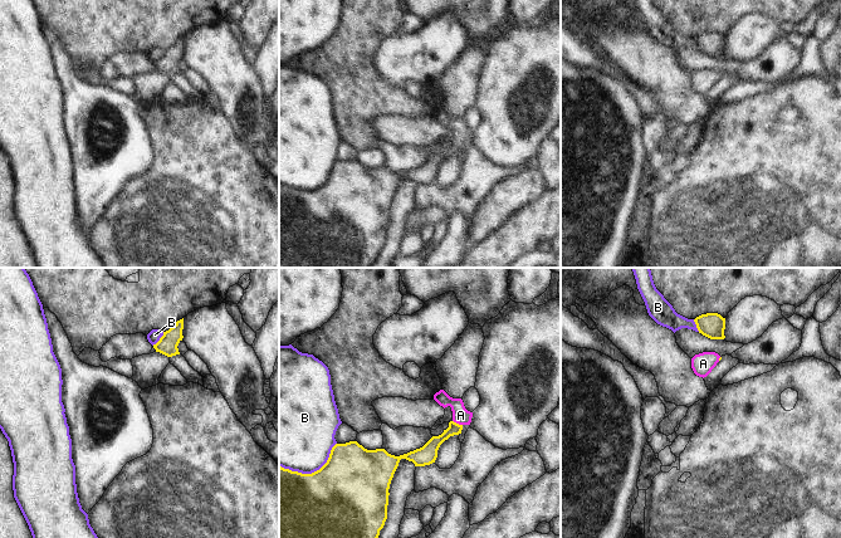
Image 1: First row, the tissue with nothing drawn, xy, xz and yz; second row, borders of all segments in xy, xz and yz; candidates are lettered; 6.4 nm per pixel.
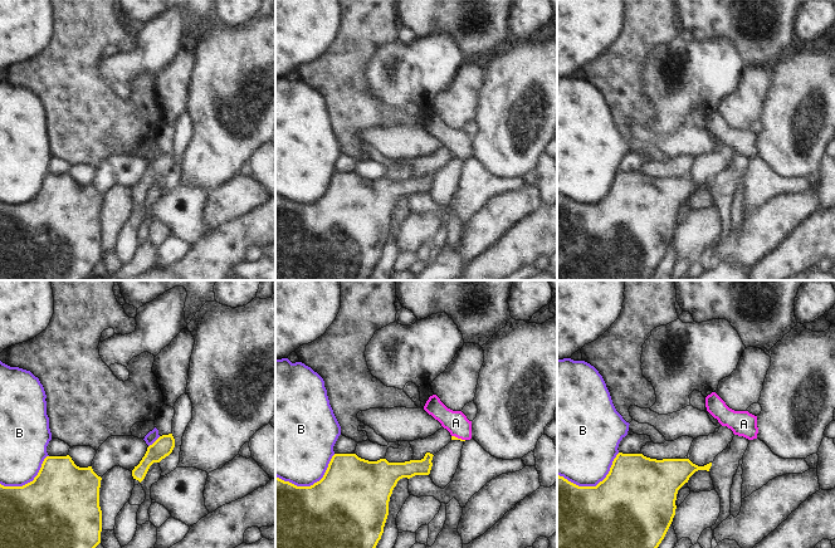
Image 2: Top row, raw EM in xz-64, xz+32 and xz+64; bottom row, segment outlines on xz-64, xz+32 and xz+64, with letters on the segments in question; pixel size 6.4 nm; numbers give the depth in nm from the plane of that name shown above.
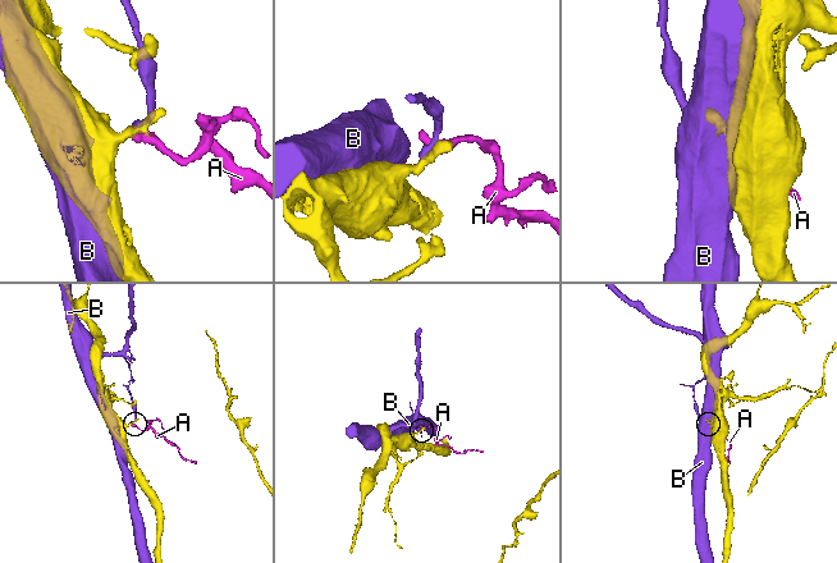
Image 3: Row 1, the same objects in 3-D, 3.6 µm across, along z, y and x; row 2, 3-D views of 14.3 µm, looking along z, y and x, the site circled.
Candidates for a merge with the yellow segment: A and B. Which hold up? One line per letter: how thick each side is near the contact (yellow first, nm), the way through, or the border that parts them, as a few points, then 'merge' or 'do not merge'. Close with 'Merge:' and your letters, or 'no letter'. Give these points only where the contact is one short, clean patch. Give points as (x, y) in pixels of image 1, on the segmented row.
A: 100 nm thick on the yellow side, 110 nm on the other; runs through xz (429, 450), (458, 424), (460, 415); merge
B: 480 nm thick on the yellow side, 440 nm on the other; do not merge
Merge: A

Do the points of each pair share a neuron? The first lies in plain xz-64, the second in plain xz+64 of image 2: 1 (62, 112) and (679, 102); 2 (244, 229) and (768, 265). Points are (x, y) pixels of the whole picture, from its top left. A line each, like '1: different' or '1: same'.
1: different
2: same

